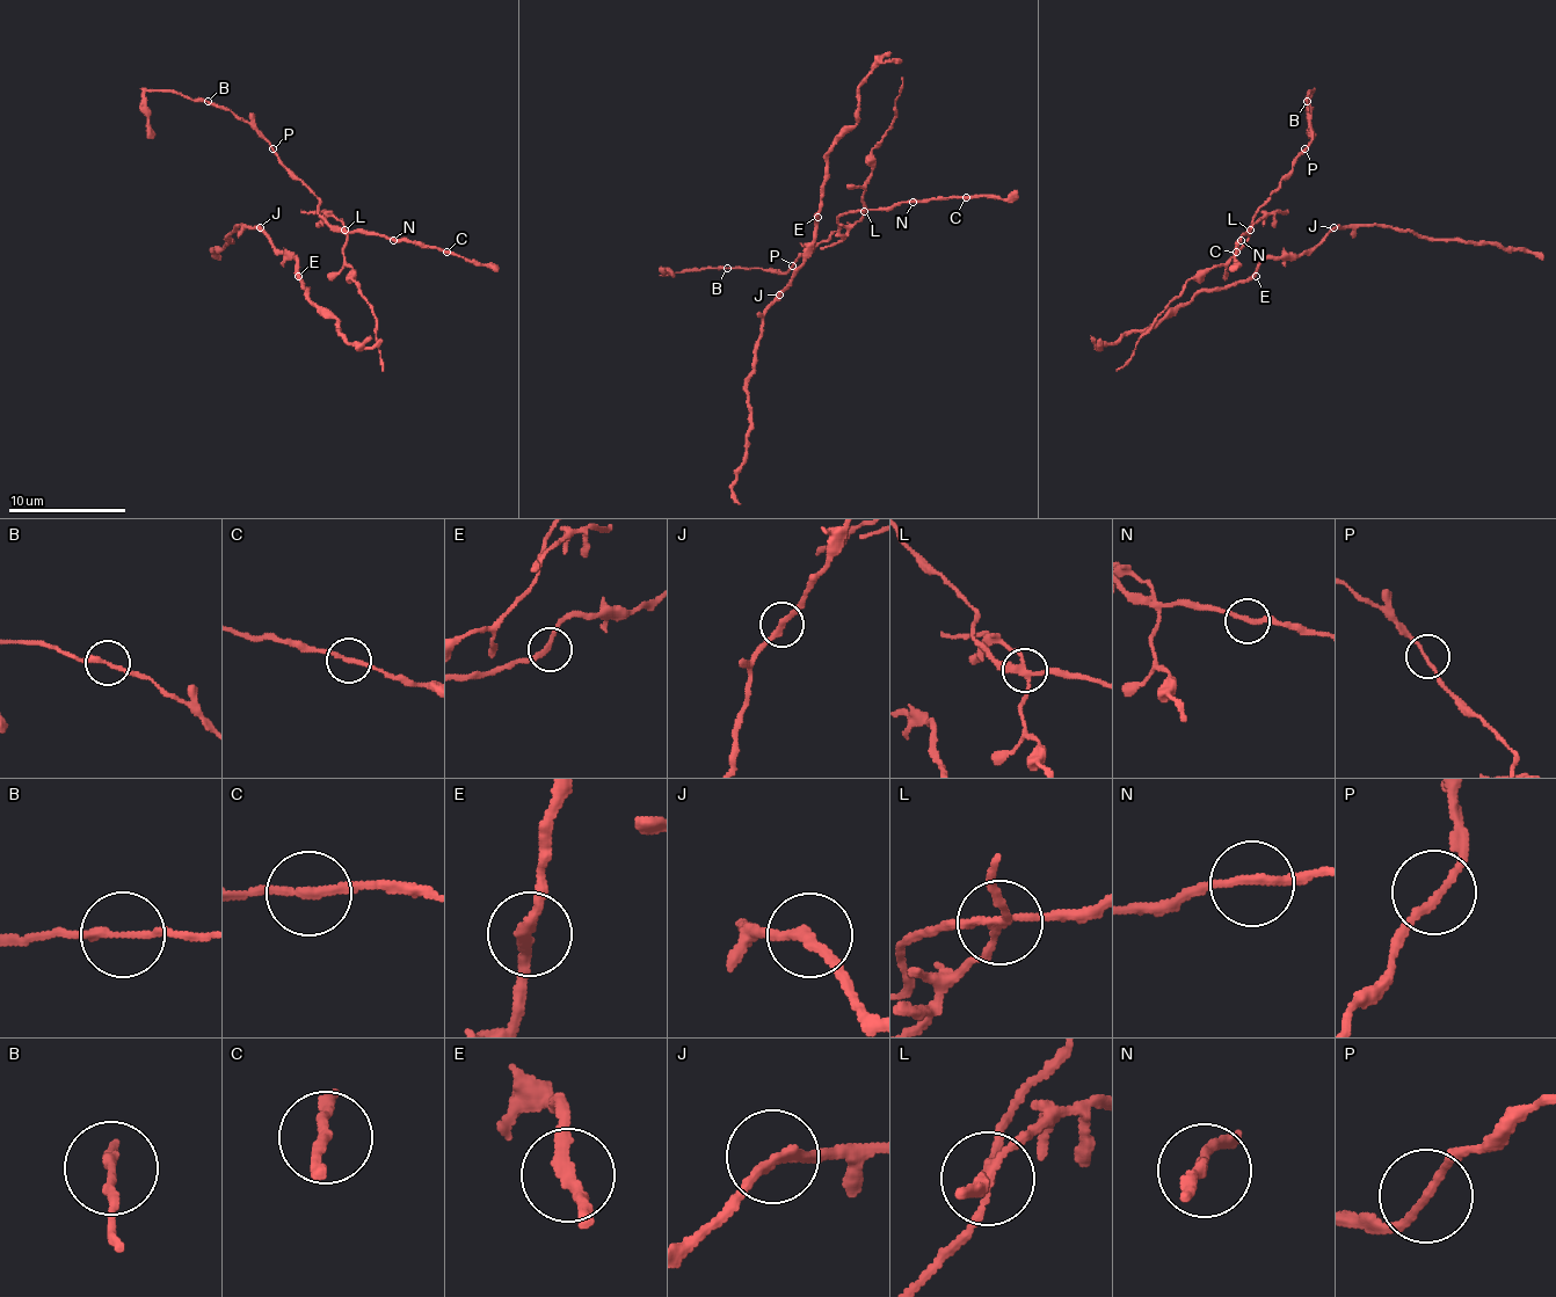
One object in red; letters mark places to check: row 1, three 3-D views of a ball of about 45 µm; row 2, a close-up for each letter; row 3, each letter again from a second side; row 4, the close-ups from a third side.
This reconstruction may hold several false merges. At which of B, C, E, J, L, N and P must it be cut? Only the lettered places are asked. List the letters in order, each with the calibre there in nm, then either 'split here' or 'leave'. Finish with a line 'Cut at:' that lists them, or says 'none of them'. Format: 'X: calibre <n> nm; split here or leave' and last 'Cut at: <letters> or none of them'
B: calibre 190 nm; split here
C: calibre 200 nm; leave
E: calibre 240 nm; leave
J: calibre 240 nm; split here
L: calibre 200 nm; split here
N: calibre 200 nm; leave
P: calibre 150 nm; leave
Cut at: B, J, L

